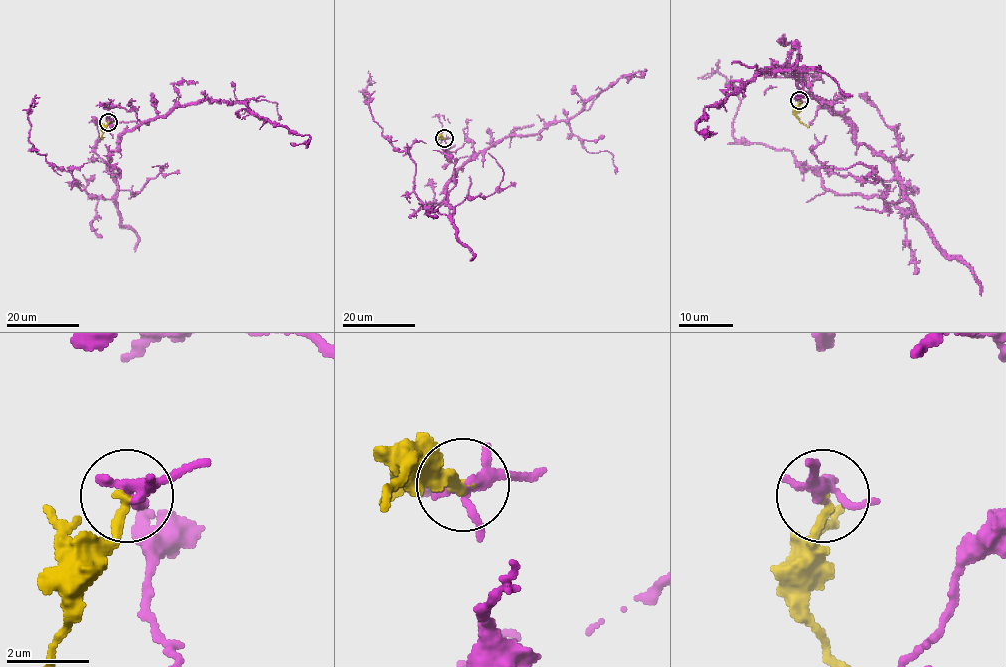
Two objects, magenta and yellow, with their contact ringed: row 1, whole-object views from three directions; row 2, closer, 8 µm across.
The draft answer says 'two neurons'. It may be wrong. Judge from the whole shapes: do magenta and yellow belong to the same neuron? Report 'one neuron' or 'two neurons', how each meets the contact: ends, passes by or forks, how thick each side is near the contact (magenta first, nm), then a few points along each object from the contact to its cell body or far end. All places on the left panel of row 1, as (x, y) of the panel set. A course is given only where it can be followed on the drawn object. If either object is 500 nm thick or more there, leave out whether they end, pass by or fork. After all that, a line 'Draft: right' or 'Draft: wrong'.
one neuron; magenta forks; yellow ends; calibres 200 and 220 nm; course magenta (108, 122), (140, 122), (120, 137), (110, 157), (116, 190), (92, 198), (33, 150), (32, 107); course yellow (108, 122), (101, 136), (103, 140)
Draft: wrong

